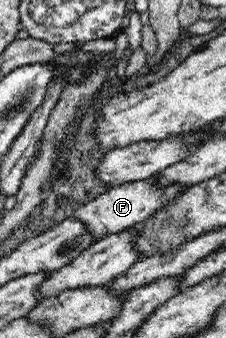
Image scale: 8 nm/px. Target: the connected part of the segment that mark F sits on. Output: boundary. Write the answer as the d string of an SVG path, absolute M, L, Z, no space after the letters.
M158 175L147 179L147 181L133 181L133 183L125 183L121 187L112 187L93 201L84 203L75 209L71 217L85 224L85 228L89 230L89 235L93 236L93 241L133 228L145 221L147 217L151 217L167 201L173 201L175 197L179 197L186 190L182 187L167 187L167 189L161 190L156 185L157 177Z

